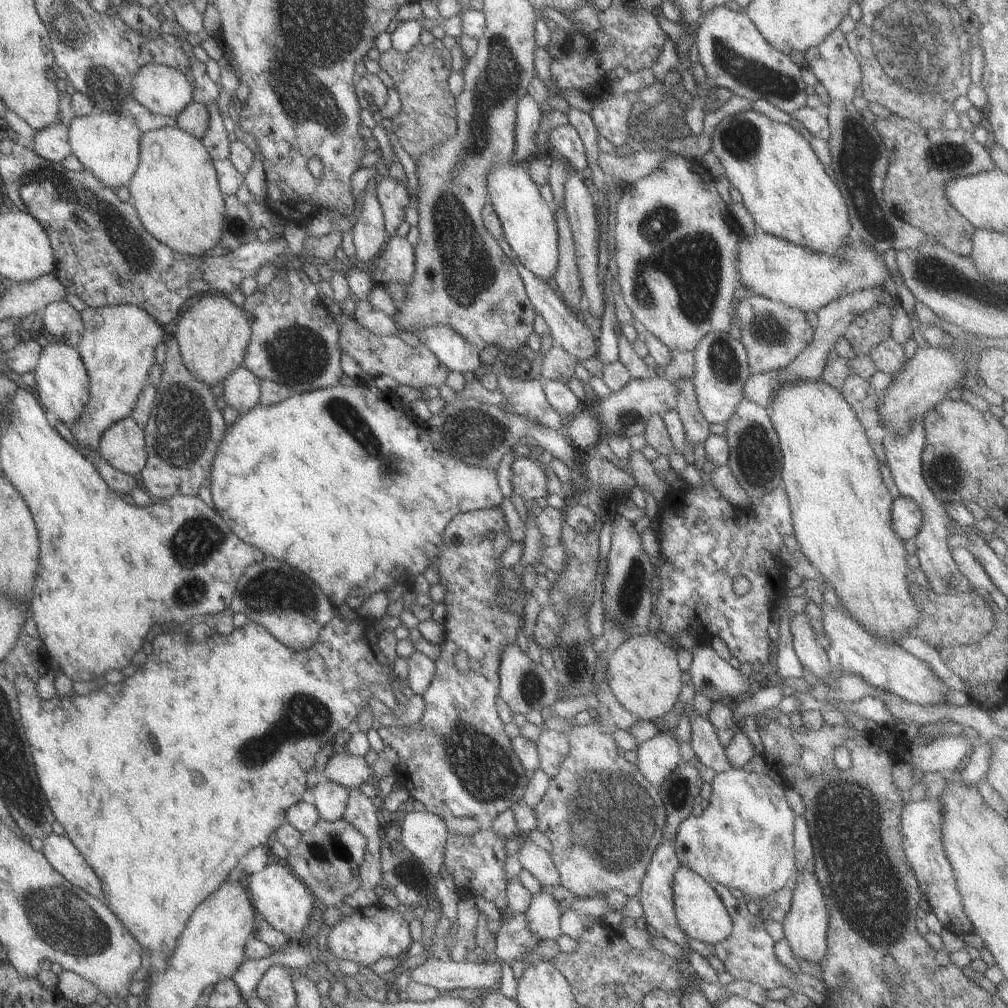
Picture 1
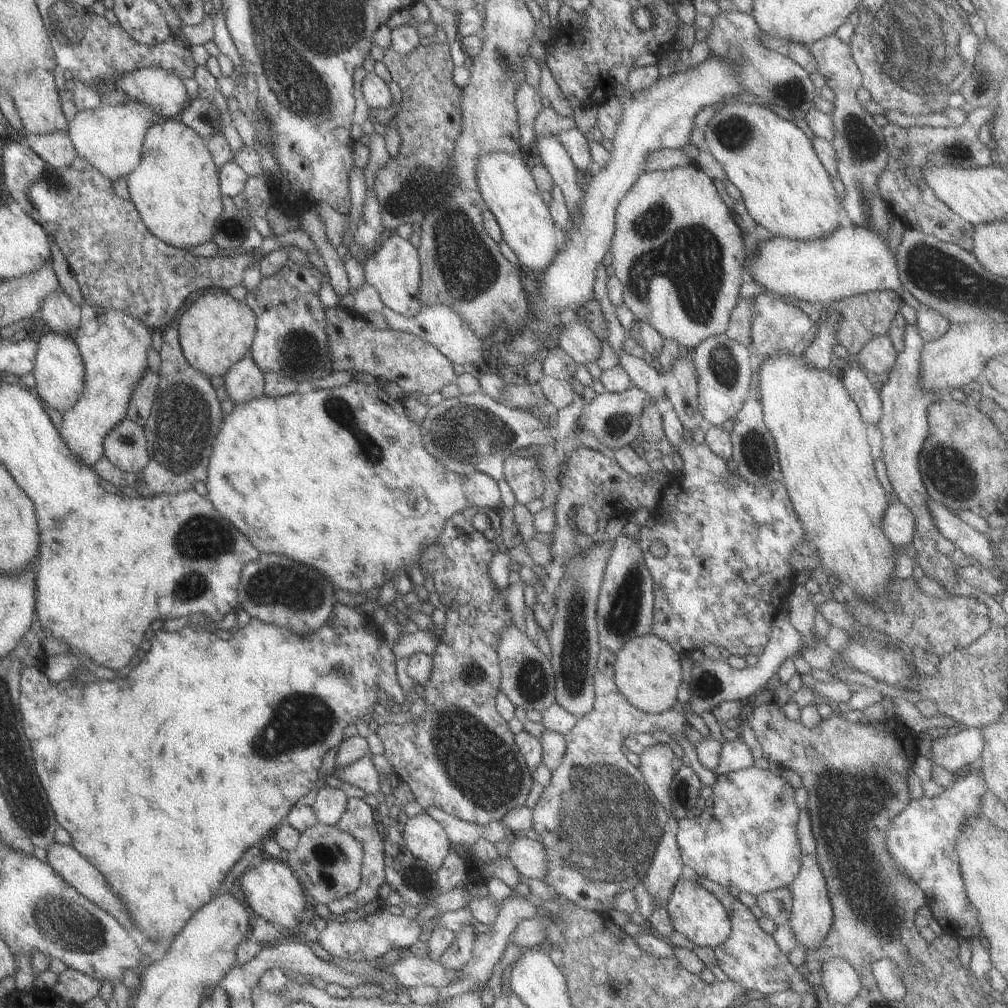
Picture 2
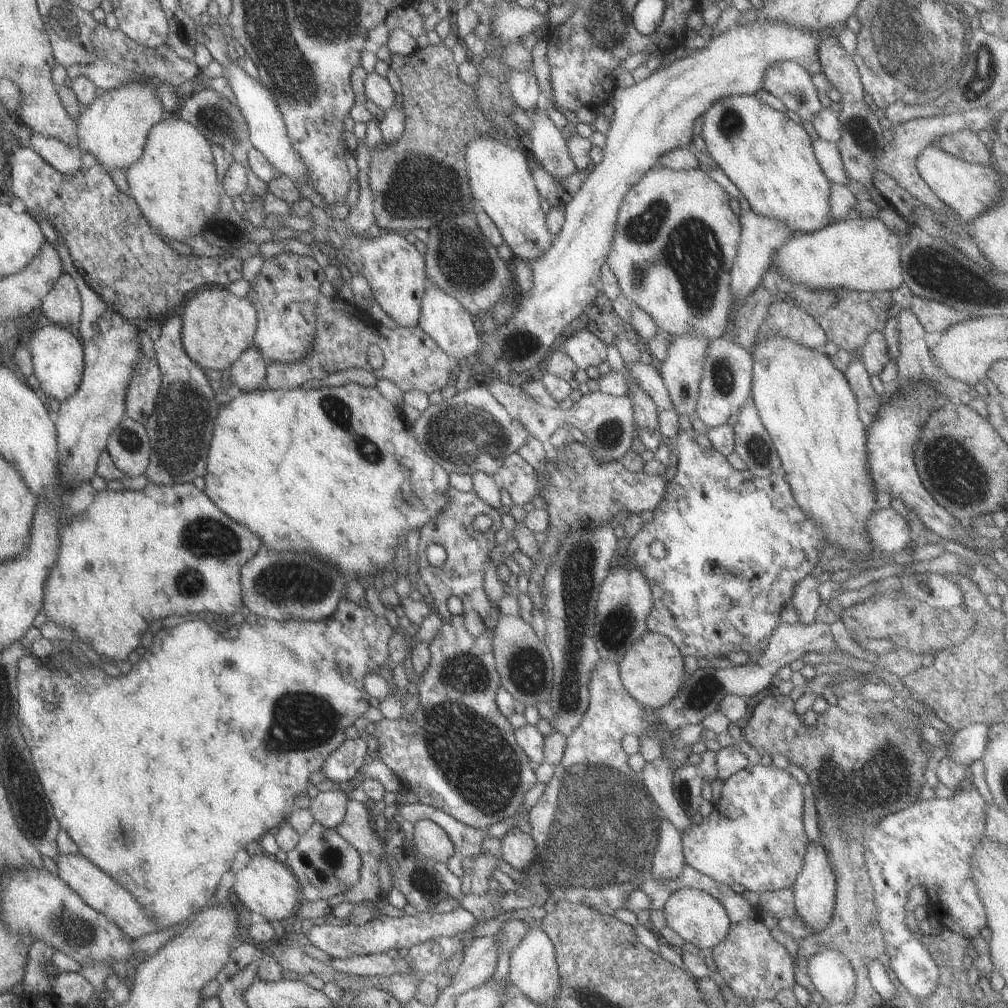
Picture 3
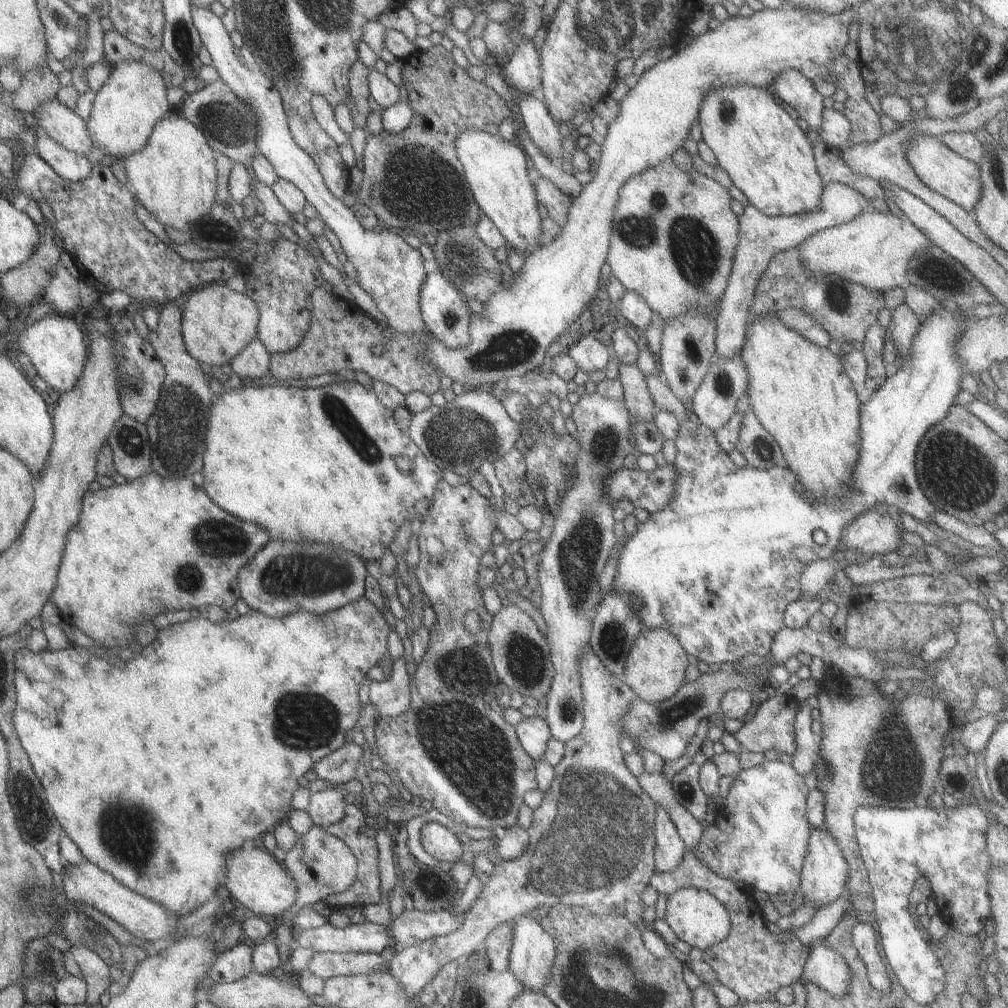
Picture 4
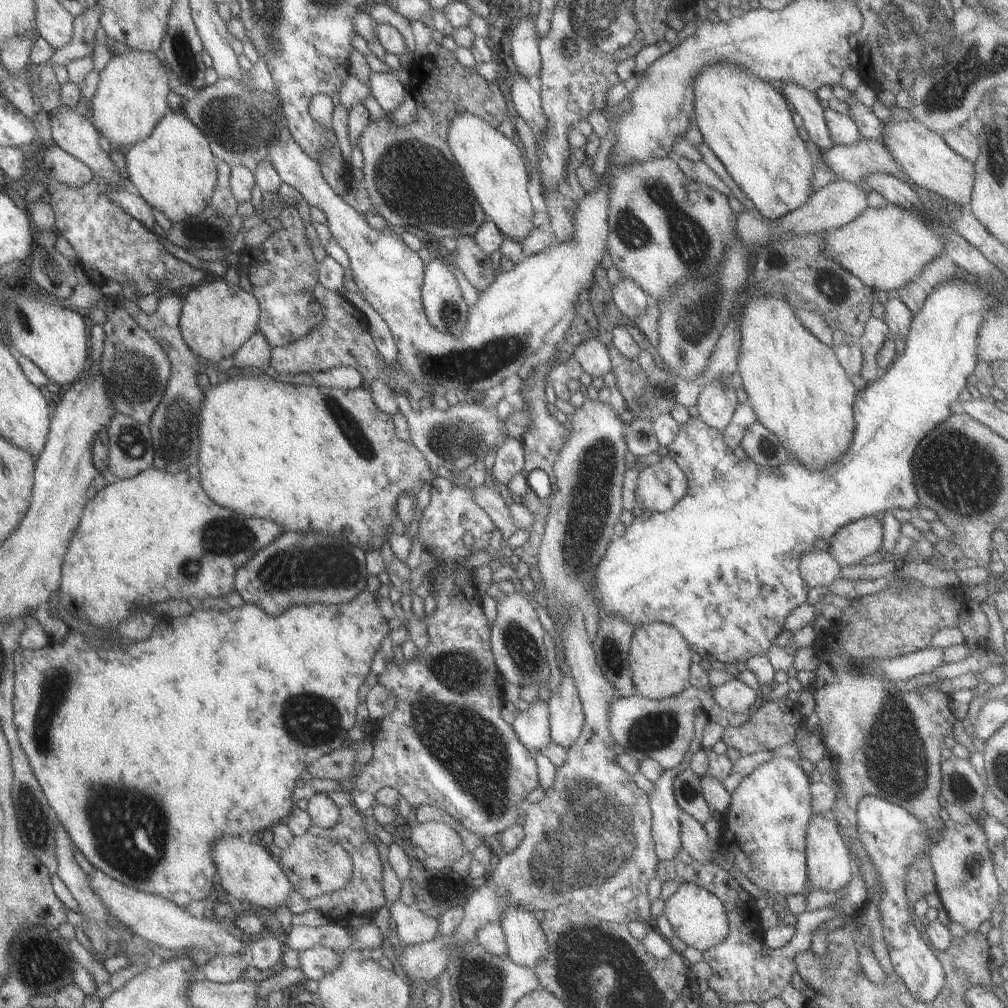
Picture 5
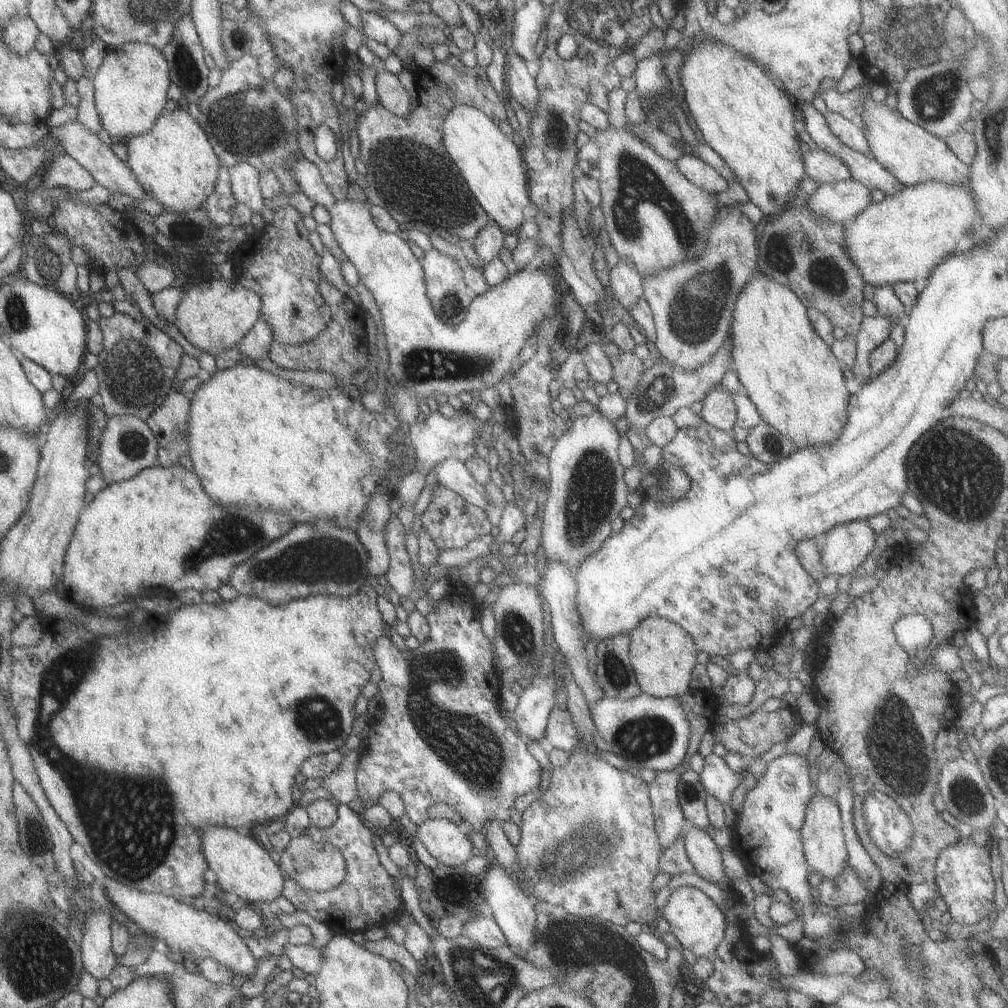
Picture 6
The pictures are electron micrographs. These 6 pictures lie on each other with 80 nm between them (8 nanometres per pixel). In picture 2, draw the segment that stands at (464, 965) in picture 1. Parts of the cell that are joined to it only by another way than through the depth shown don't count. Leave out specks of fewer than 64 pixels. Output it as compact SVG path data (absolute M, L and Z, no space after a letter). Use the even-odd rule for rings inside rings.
M428 957L399 958L393 965L387 967L385 973L395 977L395 982L403 987L414 985L430 985L439 989L458 978L459 972L445 969L438 960Z

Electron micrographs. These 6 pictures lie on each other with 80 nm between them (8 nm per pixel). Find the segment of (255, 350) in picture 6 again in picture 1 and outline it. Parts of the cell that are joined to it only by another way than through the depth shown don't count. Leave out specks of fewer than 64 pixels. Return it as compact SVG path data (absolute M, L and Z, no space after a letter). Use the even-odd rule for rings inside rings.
M243 364L231 370L223 383L223 400L238 413L247 412L259 401L260 381Z

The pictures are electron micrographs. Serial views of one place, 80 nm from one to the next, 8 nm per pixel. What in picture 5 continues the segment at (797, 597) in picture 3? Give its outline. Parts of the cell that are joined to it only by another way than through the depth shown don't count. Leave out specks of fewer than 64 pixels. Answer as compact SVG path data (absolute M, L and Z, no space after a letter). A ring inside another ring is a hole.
M811 551L800 558L798 571L808 588L819 588L843 573L840 564L827 551Z

